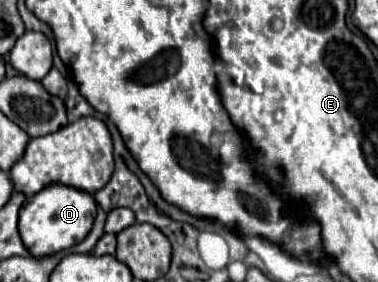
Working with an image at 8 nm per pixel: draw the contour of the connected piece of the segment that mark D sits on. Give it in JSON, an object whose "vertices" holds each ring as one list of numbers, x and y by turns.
{"vertices":[[51,184,47,188,43,188,41,192,37,192,33,196,33,200,29,200,21,206,21,212,19,212,21,240,23,240,25,248,31,252,31,256,35,256,35,258,51,256,55,252,61,252,65,248,71,248,79,242,83,242,93,226,95,212,97,212,97,206,95,206,95,200,91,198,91,194,71,188,71,186]]}

